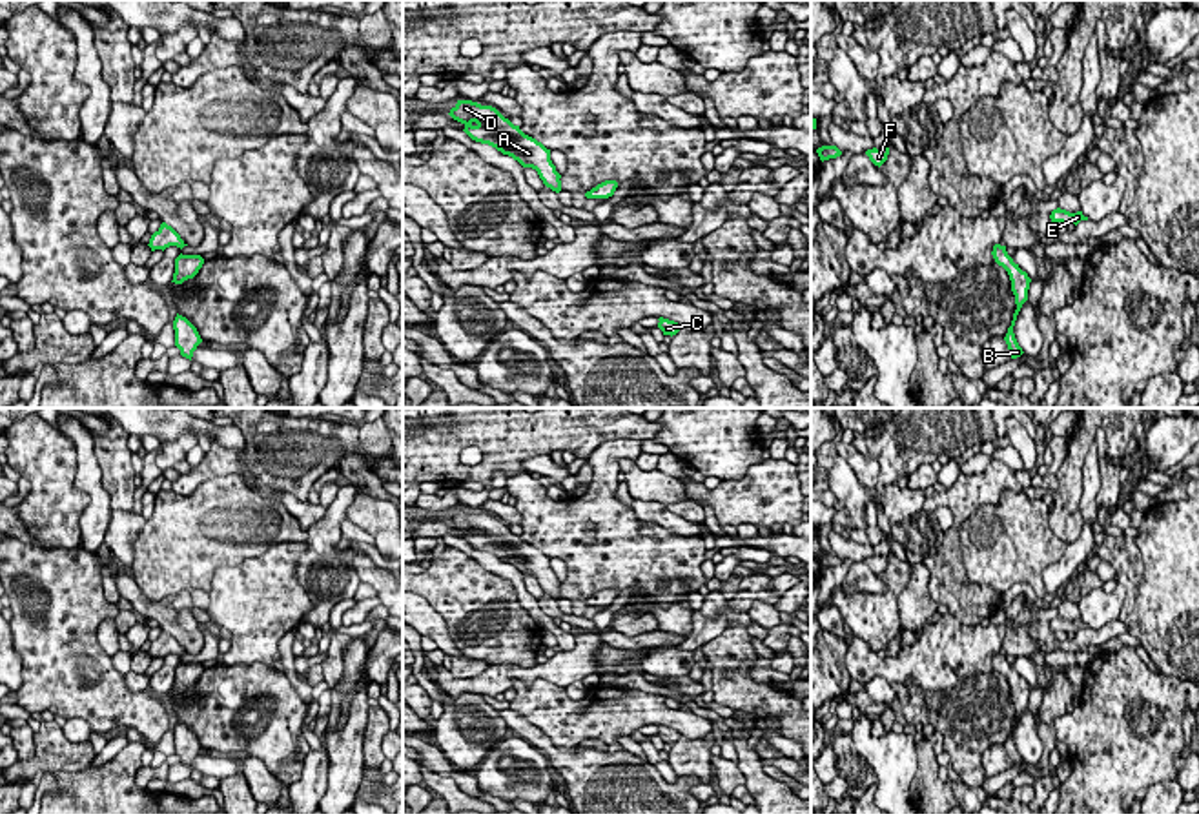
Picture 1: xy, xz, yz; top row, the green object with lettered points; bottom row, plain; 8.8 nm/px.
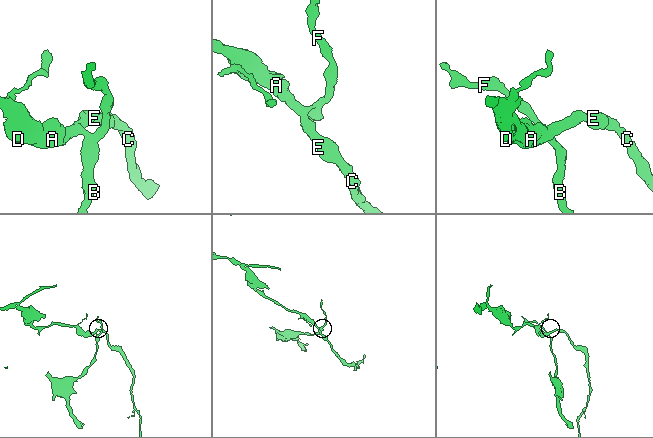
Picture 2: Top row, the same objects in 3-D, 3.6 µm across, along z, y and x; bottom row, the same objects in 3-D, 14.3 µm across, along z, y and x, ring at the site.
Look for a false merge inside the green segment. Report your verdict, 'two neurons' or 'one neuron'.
two neurons

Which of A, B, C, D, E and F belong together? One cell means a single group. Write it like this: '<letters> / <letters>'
A C D E / B F

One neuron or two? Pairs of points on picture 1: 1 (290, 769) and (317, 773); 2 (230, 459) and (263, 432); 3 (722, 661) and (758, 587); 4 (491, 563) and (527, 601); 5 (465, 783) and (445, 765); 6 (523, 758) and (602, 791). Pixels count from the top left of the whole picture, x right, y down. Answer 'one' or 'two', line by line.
1: two
2: one
3: two
4: one
5: one
6: two

